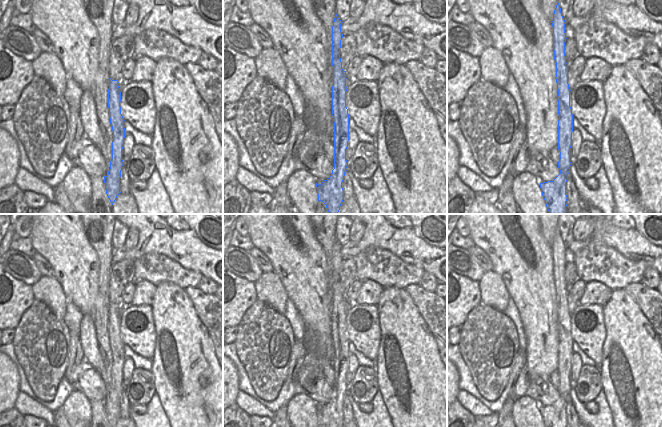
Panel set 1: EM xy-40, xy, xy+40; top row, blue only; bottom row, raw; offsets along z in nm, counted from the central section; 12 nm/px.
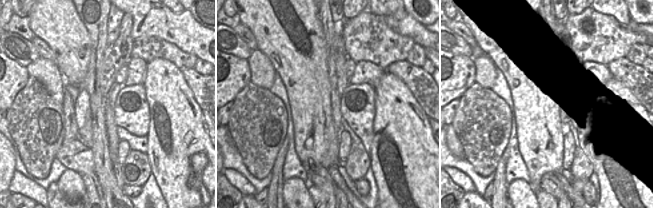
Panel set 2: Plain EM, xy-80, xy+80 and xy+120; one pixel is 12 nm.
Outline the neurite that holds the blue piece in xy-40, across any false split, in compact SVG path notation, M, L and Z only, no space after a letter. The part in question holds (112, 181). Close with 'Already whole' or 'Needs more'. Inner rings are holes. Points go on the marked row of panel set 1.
M109 78L108 108L110 124L113 131L112 159L108 175L104 176L105 190L110 202L115 202L120 192L120 177L124 162L122 149L124 147L125 128L124 118L121 114L121 92L117 80Z. Already whole

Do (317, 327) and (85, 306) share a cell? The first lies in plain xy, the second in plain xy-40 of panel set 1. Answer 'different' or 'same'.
same

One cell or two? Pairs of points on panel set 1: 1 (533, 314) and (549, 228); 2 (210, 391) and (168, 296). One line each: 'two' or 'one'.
1: two
2: one

